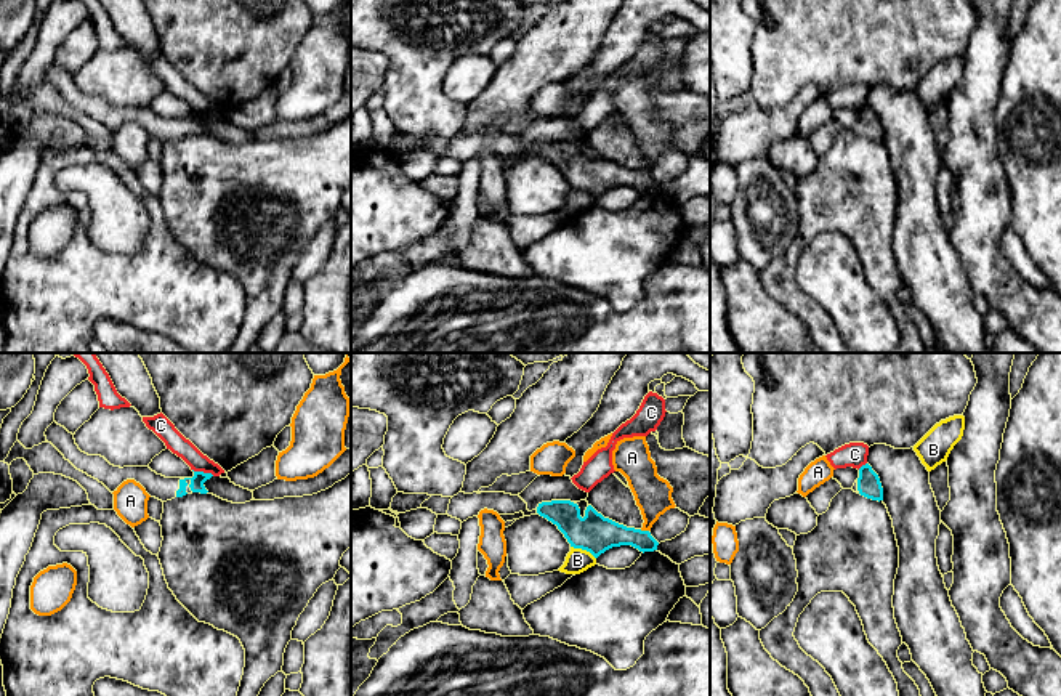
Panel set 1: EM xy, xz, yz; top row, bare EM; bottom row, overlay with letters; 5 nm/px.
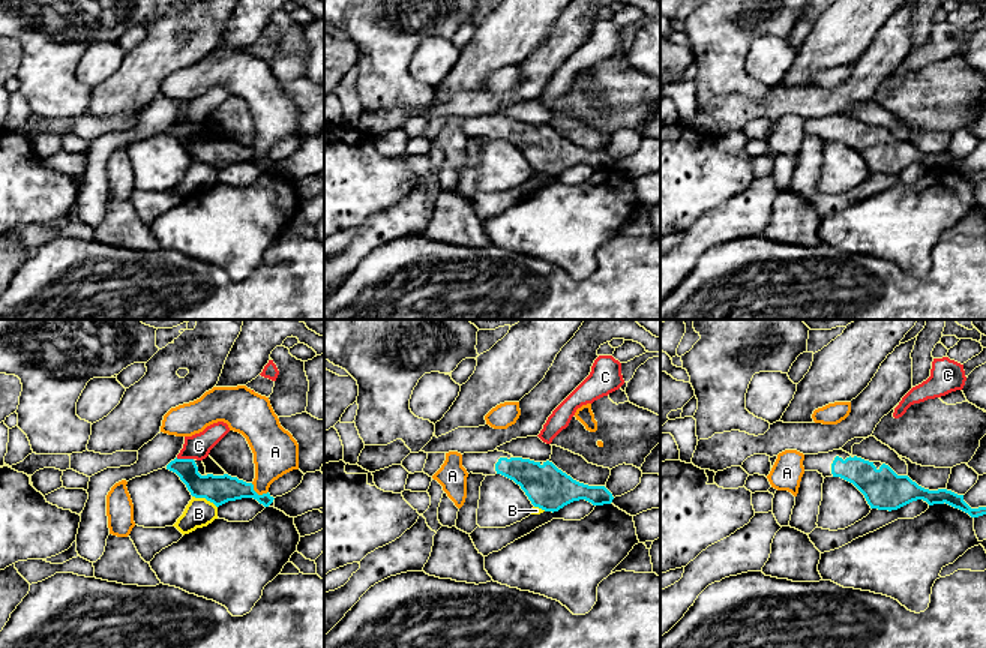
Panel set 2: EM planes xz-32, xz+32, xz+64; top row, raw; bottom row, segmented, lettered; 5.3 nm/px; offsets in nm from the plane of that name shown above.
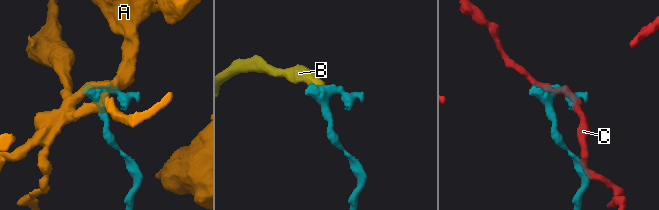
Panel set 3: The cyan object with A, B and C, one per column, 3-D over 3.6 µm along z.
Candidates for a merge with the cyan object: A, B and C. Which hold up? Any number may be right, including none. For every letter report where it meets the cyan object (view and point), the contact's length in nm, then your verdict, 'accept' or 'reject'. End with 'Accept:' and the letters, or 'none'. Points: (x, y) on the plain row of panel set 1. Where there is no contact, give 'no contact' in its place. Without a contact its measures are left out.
A: meets cyan in xz at (645, 172); contact 50 nm long; reject
B: meets cyan in xz at (584, 190); contact 140 nm long; reject
C: meets cyan in xy at (202, 113); contact 120 nm long; reject
Accept: none

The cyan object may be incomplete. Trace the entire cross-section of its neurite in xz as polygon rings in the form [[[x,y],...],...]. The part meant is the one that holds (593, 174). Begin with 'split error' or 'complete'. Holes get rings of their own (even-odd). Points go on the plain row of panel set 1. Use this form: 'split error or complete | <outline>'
split error | [[[458,133],[450,140],[447,156],[452,159],[460,160],[462,164],[468,159],[478,157],[481,151],[494,151],[498,156],[514,156],[522,152],[524,157],[530,156],[540,156],[558,167],[558,170],[564,175],[571,188],[582,189],[590,192],[595,199],[598,199],[601,194],[612,188],[620,186],[631,186],[638,189],[639,192],[654,192],[657,191],[659,183],[651,176],[649,172],[641,172],[635,168],[627,168],[623,165],[619,165],[609,159],[604,159],[601,154],[598,154],[587,141],[580,143],[571,143],[571,141],[551,141],[551,143],[542,143],[539,148],[532,152],[527,151],[527,144],[519,136],[511,136],[505,133],[473,133],[465,135]]]

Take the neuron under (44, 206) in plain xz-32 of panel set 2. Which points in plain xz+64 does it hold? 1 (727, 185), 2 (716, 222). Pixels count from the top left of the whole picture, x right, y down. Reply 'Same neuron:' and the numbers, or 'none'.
Same neuron: 1

